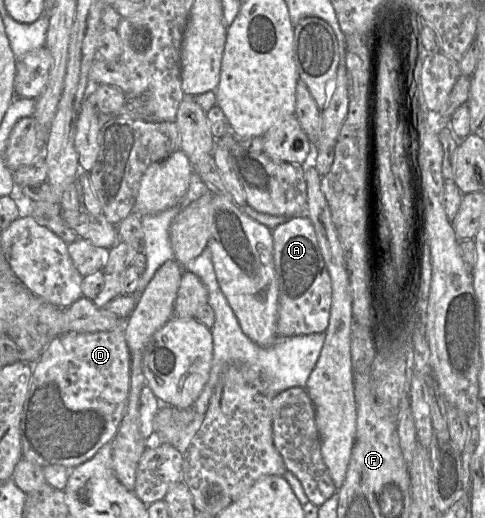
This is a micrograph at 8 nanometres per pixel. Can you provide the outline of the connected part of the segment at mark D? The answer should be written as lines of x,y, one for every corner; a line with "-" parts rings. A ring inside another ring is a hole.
119,326
109,331
94,333
68,332
57,336
49,342
38,360
32,366
31,382
23,404
20,420
22,457
36,463
40,467
61,465
73,469
91,459
105,444
114,439
124,417
128,403
131,380
131,353
125,338
124,328
123,326

